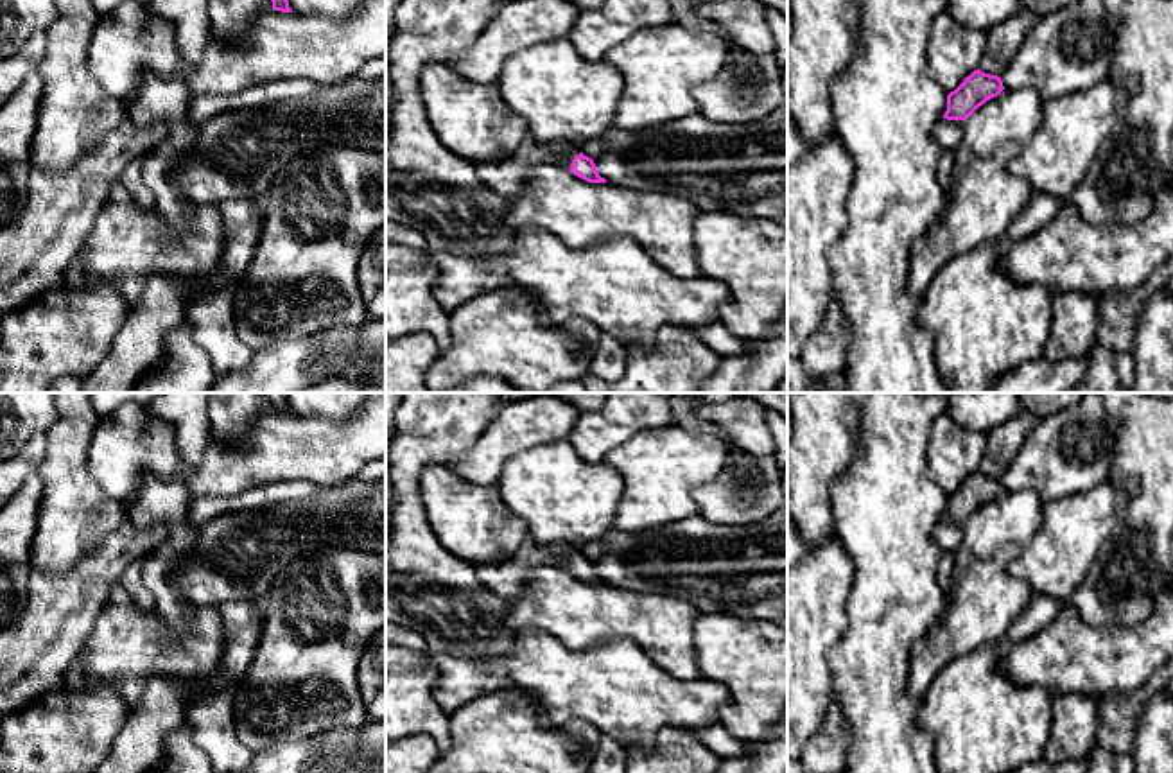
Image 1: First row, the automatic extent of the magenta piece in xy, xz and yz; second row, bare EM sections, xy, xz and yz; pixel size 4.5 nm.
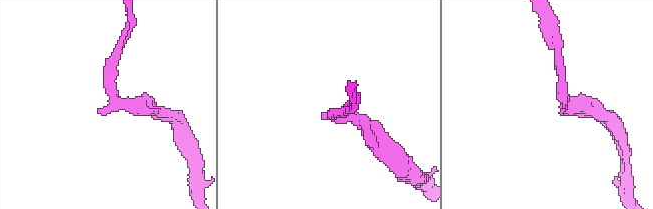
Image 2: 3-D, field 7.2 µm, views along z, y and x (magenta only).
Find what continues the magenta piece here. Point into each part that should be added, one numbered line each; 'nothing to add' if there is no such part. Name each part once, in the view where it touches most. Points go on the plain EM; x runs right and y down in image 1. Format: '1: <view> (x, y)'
1: yz (947, 535)

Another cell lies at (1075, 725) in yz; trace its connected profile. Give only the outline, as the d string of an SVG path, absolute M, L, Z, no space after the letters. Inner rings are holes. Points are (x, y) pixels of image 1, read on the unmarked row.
M1083 694L1056 698L1042 757L1051 764L1087 757L1098 746L1099 726L1099 703L1096 699Z

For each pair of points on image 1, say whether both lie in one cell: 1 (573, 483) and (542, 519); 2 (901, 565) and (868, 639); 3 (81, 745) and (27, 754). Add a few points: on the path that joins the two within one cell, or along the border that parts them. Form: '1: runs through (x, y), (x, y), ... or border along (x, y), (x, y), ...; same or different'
1: runs through (564, 492), (551, 510); same
2: runs through (895, 583), (872, 621); same
3: runs through (69, 745), (40, 745); same

